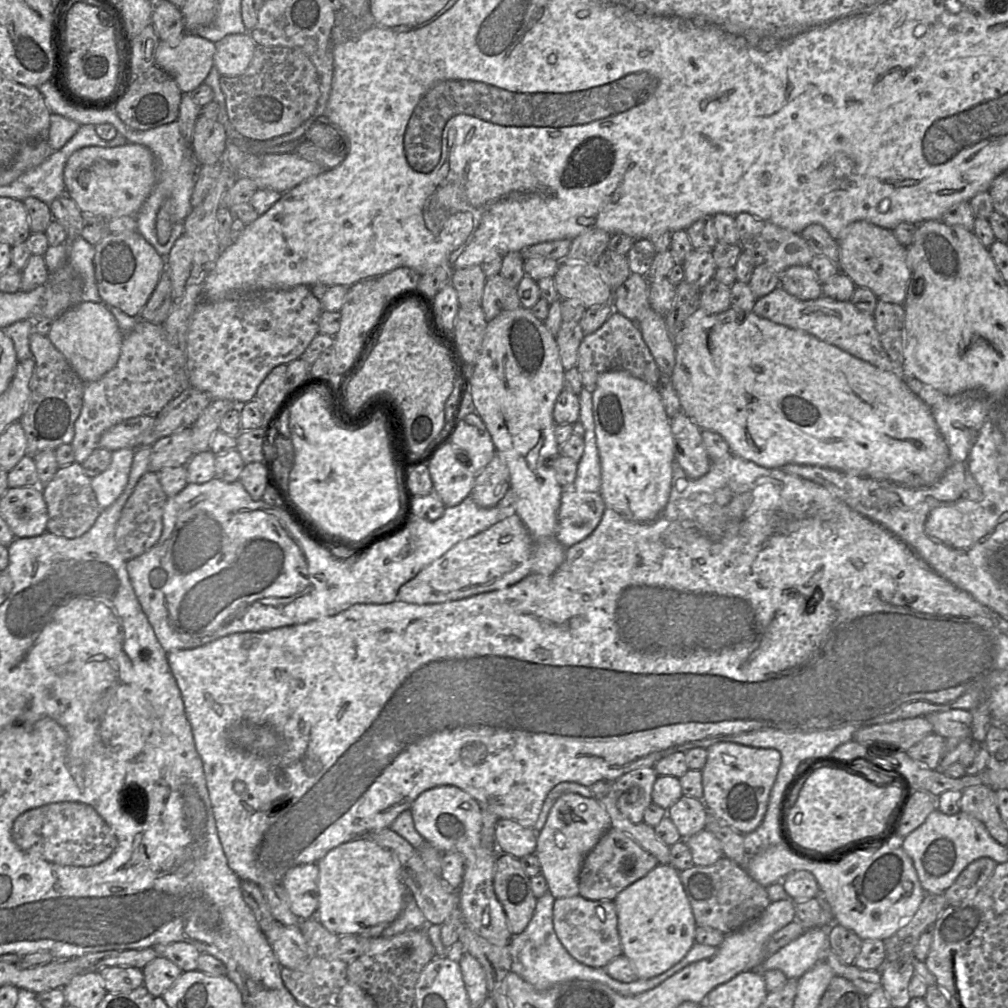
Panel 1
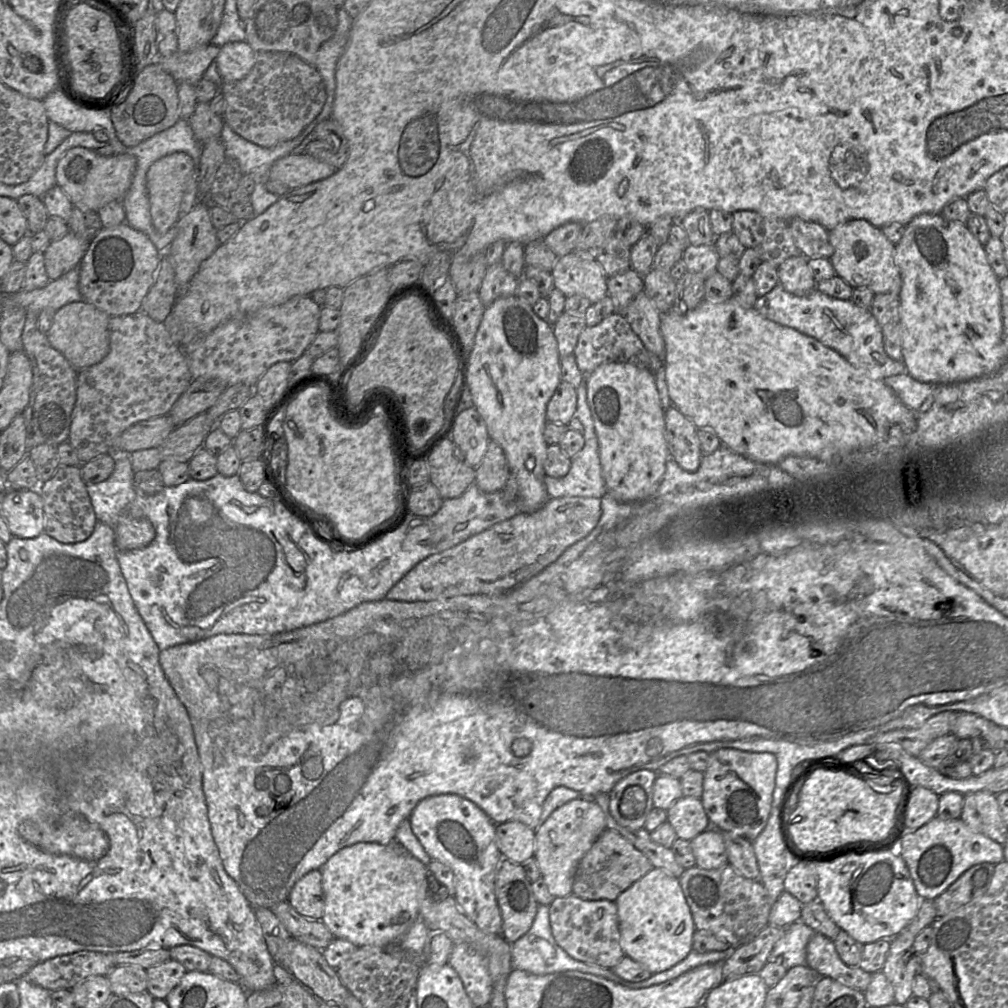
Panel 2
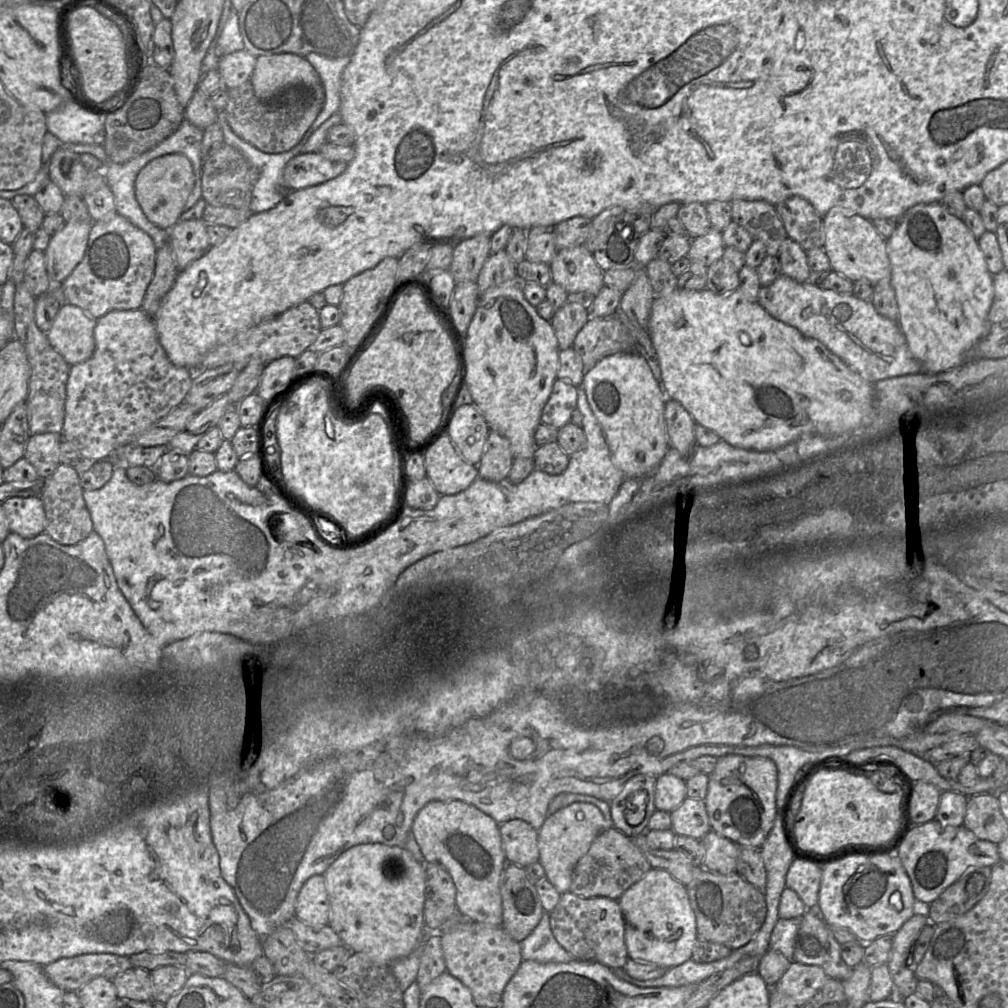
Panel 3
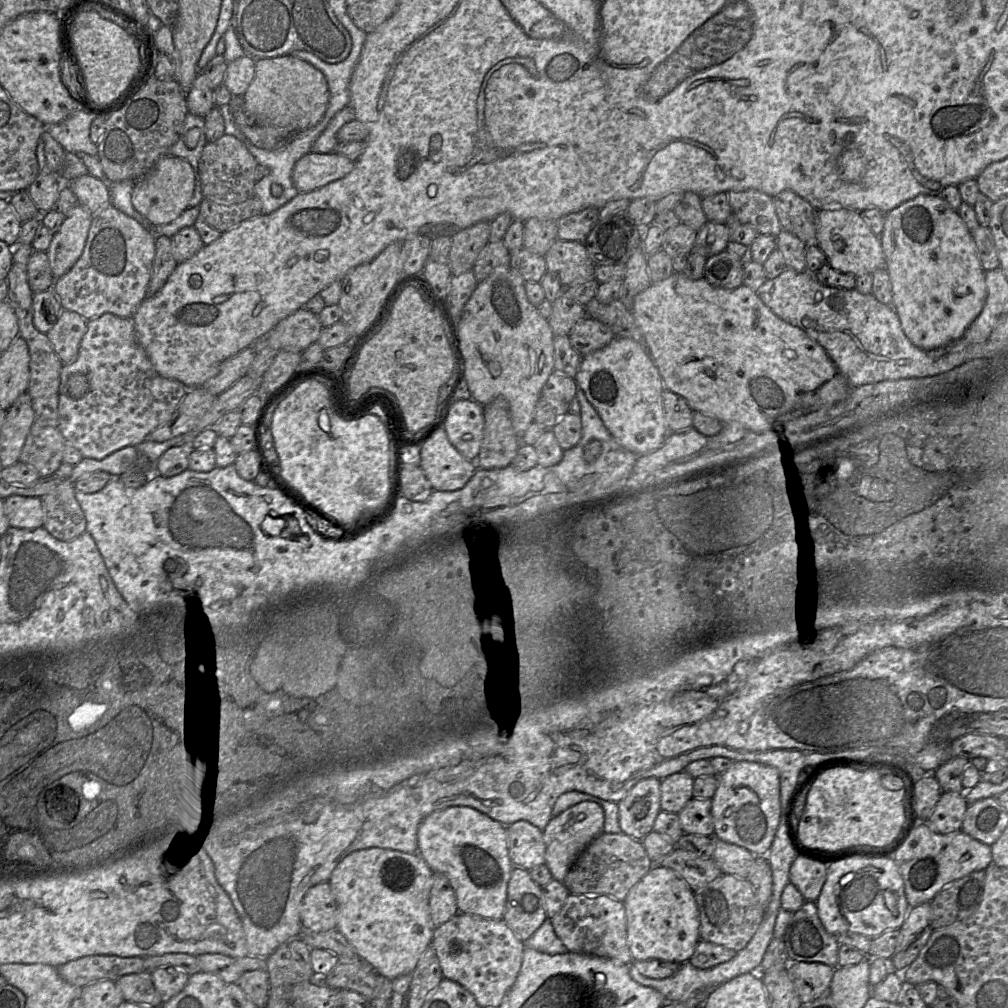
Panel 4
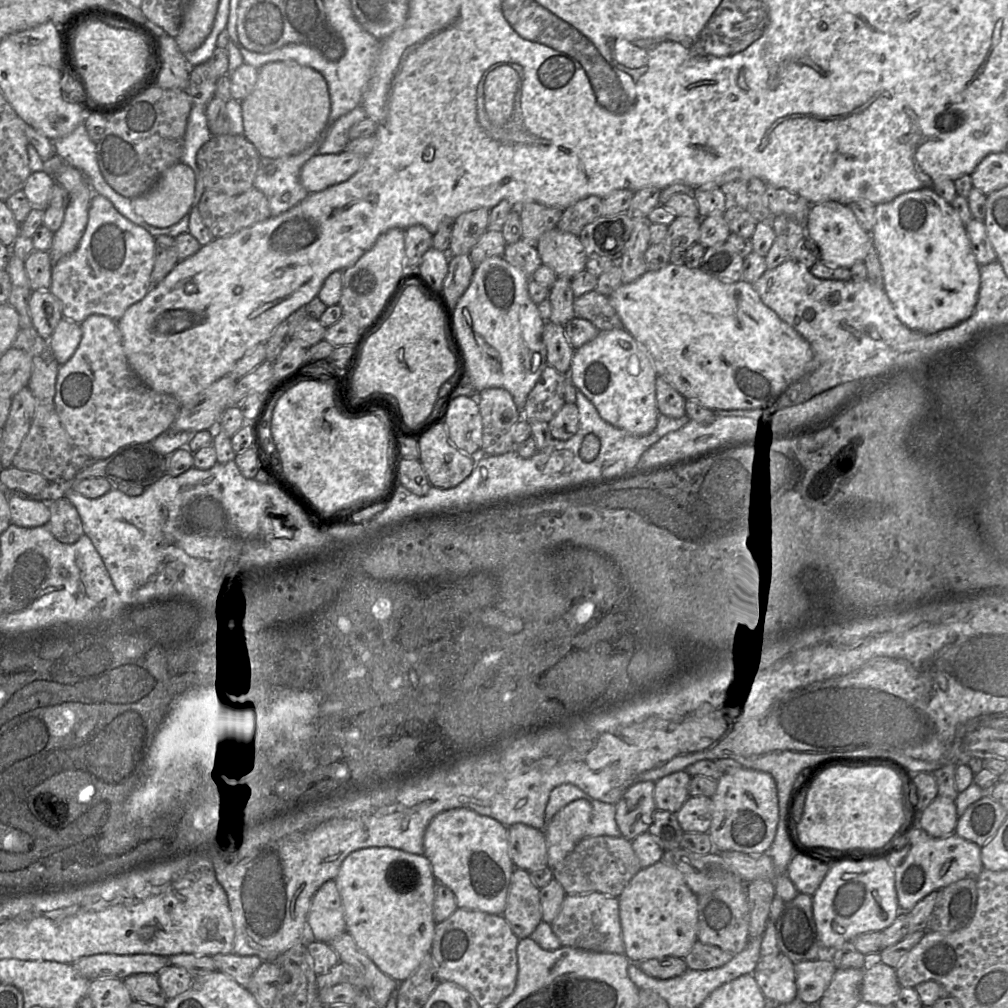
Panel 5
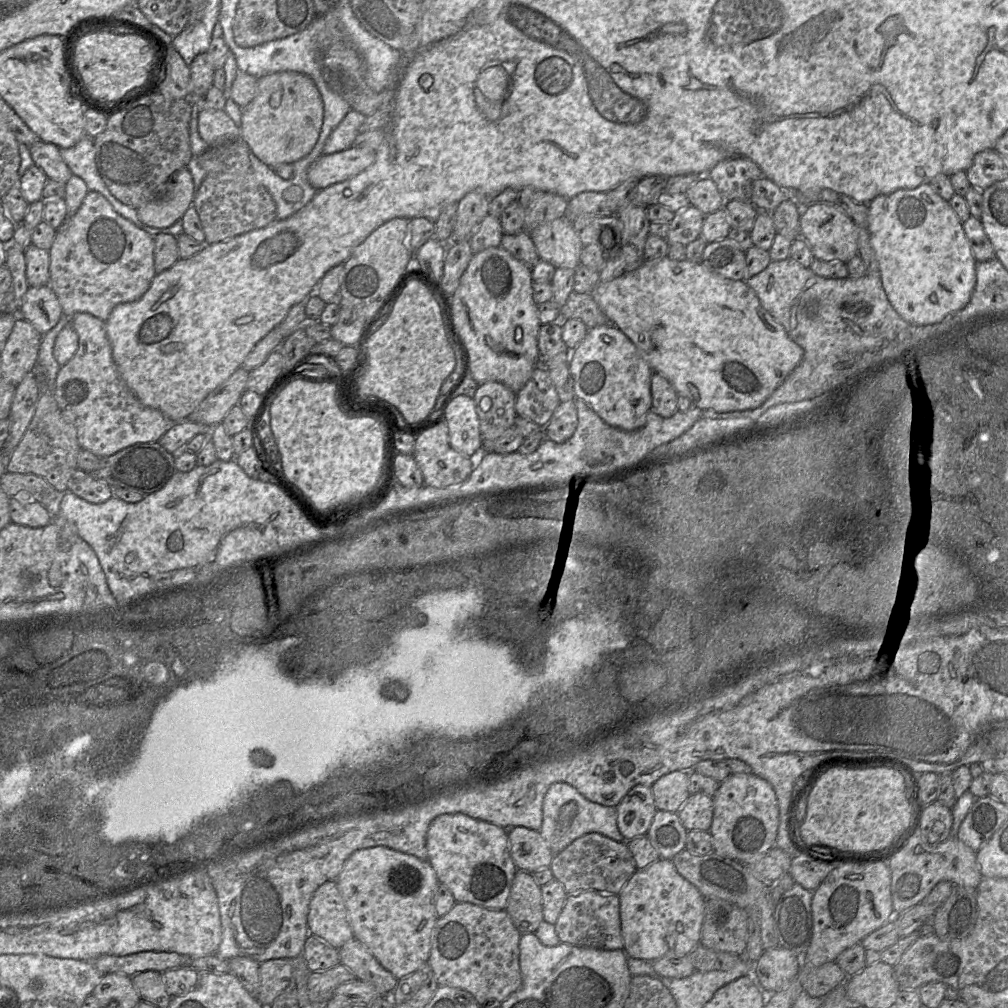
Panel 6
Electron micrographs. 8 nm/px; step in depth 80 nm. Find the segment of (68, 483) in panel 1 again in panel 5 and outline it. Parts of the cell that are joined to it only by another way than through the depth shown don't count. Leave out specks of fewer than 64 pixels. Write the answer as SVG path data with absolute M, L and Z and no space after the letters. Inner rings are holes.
M66 497L48 504L51 516L49 522L43 526L48 526L53 536L61 543L75 543L84 534L76 508Z

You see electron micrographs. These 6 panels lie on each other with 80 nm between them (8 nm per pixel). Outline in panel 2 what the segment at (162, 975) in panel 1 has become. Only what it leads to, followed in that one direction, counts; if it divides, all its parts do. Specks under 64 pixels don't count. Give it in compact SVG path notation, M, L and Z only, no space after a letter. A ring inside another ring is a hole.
M175 960L150 967L147 972L147 992L154 998L165 1000L168 994L180 983L186 973L182 964Z

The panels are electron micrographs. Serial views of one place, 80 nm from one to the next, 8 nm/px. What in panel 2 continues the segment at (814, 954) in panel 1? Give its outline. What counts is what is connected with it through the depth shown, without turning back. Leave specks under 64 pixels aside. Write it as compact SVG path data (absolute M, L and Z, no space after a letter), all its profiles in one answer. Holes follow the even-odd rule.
M801 920L784 928L784 934L775 944L768 961L777 962L787 970L795 966L806 966L806 949L814 933Z

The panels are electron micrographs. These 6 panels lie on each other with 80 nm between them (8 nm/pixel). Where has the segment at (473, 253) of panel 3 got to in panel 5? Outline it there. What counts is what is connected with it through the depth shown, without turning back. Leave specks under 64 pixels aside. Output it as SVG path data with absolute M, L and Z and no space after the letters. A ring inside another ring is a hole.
M479 208L465 212L452 223L449 256L468 254L479 238L488 230L489 210Z

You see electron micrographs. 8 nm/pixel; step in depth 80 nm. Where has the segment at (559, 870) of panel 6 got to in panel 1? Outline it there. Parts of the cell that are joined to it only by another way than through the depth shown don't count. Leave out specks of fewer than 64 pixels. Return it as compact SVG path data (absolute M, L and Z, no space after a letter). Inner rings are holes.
M610 827L584 859L579 876L579 896L594 901L614 901L622 890L647 875L658 865L657 858L631 837Z

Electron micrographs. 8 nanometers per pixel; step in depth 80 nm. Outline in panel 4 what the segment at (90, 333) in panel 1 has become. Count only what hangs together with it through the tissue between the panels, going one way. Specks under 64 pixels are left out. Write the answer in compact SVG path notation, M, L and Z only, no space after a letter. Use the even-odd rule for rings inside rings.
M63 309L53 328L46 334L64 366L76 361L86 331L87 320L76 312Z

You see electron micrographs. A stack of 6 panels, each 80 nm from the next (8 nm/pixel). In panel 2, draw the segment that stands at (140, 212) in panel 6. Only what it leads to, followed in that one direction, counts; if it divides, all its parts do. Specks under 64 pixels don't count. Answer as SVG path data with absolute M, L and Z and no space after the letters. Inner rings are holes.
M184 152L168 154L156 160L146 174L152 225L156 232L165 234L179 219L180 204L193 171L193 160Z

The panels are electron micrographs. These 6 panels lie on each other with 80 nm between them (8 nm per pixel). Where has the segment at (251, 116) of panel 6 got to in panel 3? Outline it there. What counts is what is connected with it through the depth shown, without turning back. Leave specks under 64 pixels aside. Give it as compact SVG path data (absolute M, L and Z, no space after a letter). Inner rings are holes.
M292 53L257 56L249 80L255 95L264 101L278 98L280 94L288 89L304 89L308 94L313 94L318 86L323 85L315 68L304 57Z

